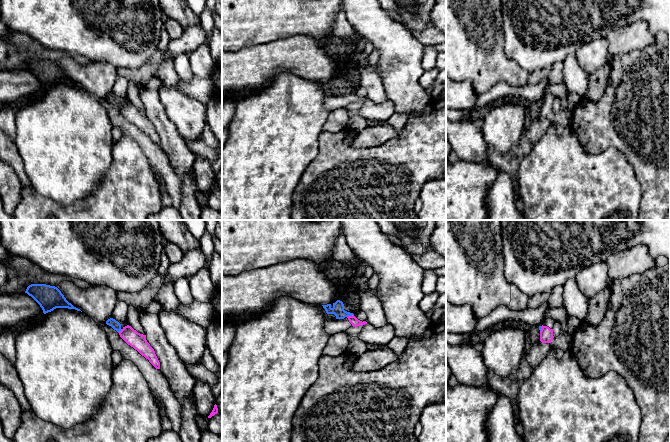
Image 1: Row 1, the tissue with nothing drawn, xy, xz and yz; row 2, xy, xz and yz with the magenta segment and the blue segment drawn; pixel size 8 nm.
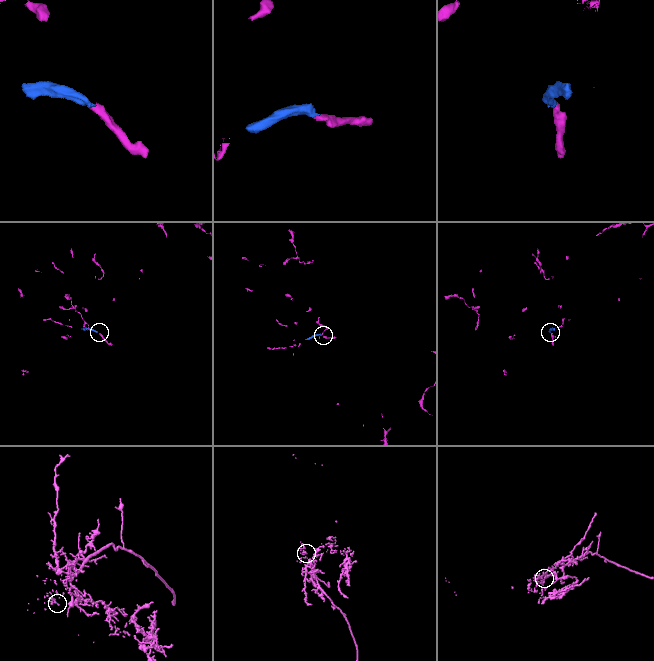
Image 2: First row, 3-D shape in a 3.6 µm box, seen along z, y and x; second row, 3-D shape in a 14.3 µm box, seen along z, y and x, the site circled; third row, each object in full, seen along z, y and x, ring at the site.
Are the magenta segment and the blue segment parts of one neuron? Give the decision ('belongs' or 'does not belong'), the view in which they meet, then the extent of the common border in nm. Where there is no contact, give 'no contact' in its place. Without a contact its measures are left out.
does not belong; meets magenta in xz; contact 60 nm long

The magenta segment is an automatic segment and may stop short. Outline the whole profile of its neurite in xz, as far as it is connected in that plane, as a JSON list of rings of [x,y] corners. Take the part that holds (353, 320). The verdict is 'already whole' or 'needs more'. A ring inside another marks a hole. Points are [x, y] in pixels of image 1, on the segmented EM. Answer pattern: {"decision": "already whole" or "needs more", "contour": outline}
{"decision": "needs more", "contour": [[[354,315],[345,317],[344,319],[327,319],[324,329],[329,335],[345,332],[350,327],[357,327],[367,324],[366,321],[358,320]]]}

